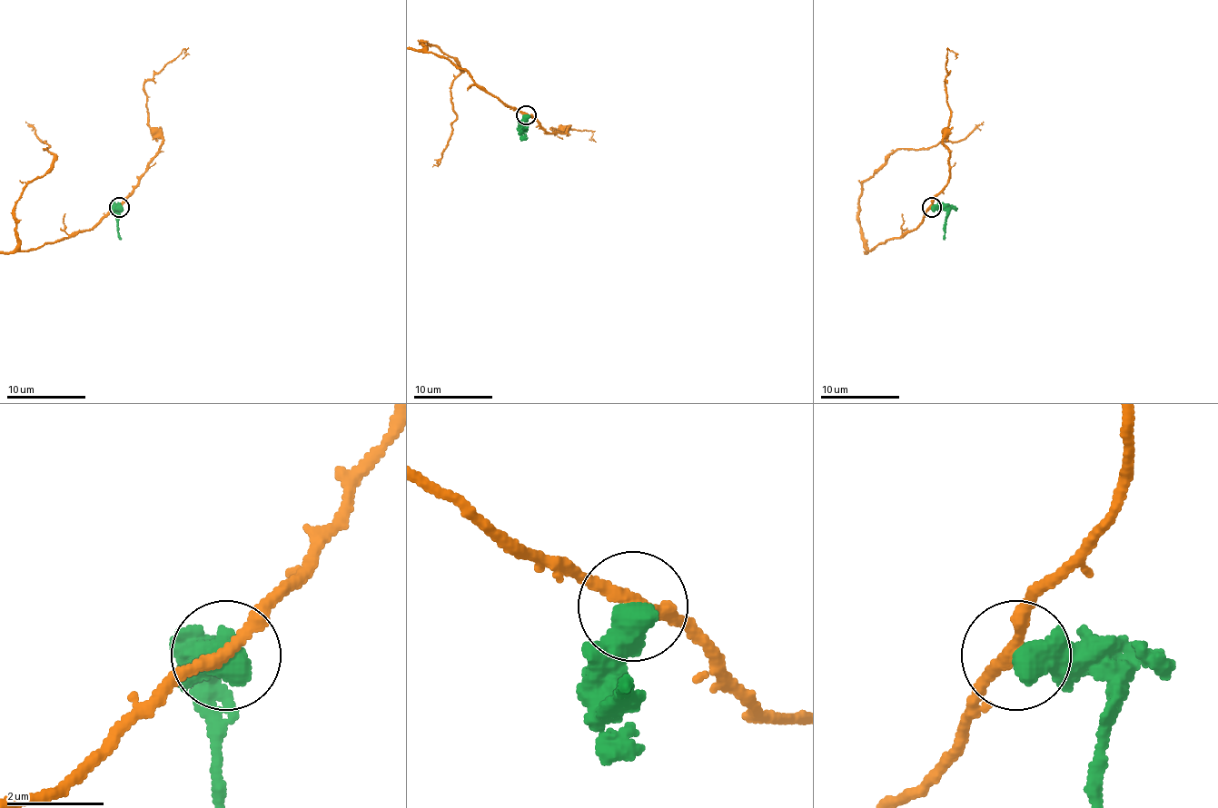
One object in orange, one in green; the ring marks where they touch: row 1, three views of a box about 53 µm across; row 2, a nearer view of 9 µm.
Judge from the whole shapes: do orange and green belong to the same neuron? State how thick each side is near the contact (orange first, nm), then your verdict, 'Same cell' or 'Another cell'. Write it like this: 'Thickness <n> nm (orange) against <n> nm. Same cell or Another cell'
Thickness 240 nm (orange) against 650 nm. Another cell

